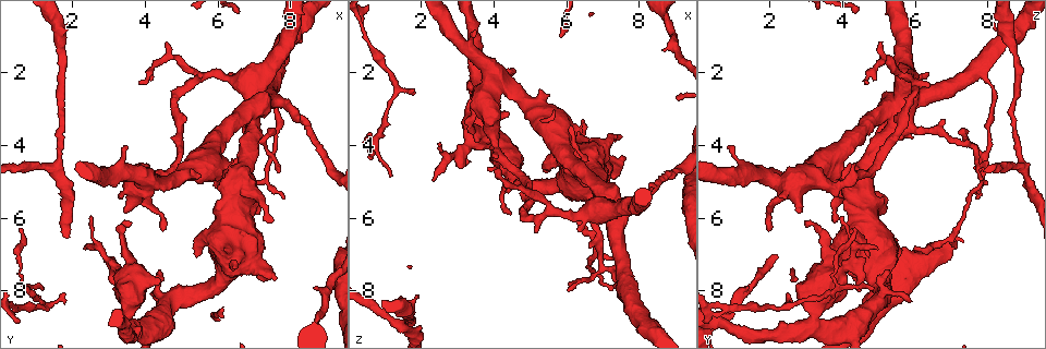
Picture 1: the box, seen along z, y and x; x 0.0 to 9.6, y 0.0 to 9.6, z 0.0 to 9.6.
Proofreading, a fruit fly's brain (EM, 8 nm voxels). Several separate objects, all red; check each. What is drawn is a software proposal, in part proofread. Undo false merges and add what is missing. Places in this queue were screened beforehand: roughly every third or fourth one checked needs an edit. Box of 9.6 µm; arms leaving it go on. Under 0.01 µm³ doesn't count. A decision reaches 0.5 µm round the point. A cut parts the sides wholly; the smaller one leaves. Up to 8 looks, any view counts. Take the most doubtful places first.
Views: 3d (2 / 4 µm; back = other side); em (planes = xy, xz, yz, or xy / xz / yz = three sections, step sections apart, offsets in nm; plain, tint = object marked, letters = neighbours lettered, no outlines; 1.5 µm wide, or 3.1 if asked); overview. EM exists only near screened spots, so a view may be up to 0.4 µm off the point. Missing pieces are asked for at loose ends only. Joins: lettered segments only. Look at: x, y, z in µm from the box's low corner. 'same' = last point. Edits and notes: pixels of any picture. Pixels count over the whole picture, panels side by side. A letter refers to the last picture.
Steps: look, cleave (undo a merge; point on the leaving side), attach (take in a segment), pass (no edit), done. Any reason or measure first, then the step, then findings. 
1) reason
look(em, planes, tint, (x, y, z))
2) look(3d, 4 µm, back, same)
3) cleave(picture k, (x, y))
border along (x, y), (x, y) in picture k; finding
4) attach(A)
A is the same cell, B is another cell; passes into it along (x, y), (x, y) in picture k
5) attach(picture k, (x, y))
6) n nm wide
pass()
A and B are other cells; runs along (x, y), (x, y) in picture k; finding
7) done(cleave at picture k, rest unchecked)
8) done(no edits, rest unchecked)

tapers out
look(em, planes, tint, (1.15, 7.95, 4.80))

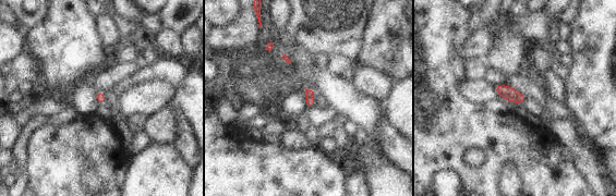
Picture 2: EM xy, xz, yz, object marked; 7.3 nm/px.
what lies round it
look(em, planes, letters, same)

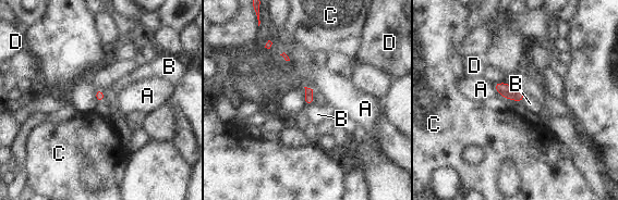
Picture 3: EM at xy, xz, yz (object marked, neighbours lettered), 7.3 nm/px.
pass()
A, B, C and D are other cells; border along (314, 102), (305, 105) in picture 3; none of them fits

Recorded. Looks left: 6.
stops while still wide
look(em, planes, letters, (6.35, 2.00, 6.30))

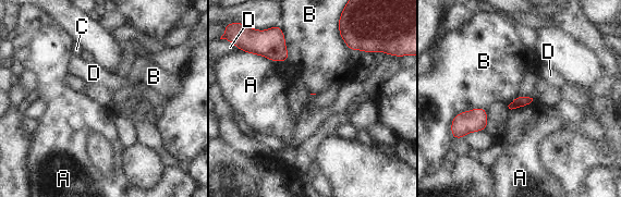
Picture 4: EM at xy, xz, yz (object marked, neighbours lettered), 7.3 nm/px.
pass()
A, B, C and D are other cells; border along (486, 108), (460, 111), (450, 124) in picture 4; none of them fits

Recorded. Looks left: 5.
look(3d, 4 µm, (2.45, 5.95, 4.00))

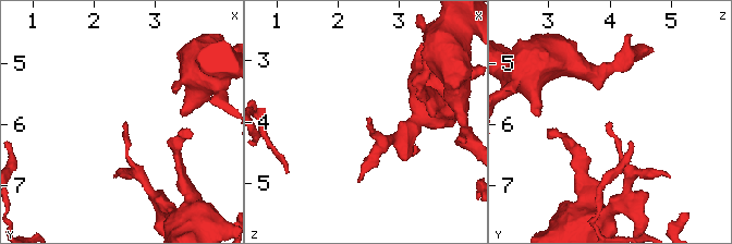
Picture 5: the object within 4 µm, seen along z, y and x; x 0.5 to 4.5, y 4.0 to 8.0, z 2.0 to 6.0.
now the EM
look(em, planes, letters, (2.45, 6.00, 3.90))

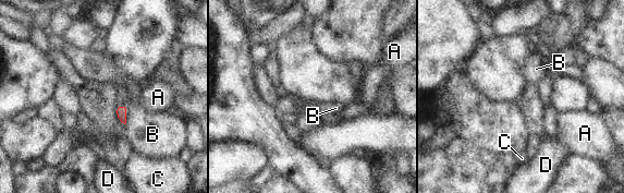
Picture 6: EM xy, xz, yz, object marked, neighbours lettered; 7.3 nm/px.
B touches over 150 nm
pass()
A, B, C and D are other cells; border along (124, 104), (126, 107), (125, 123) in picture 6; no lettered segment goes on from it

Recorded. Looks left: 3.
done(no edits, rest unchecked)

